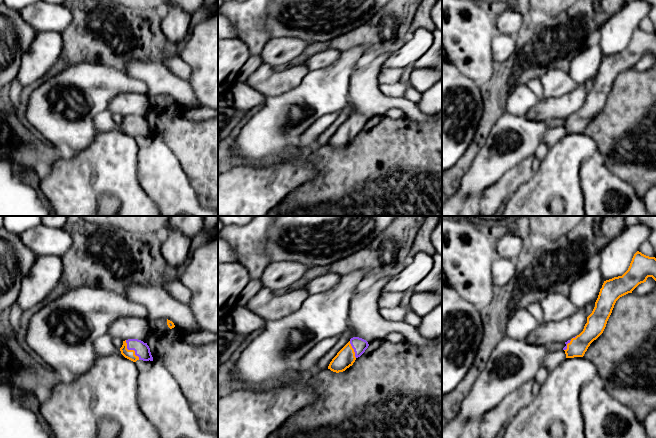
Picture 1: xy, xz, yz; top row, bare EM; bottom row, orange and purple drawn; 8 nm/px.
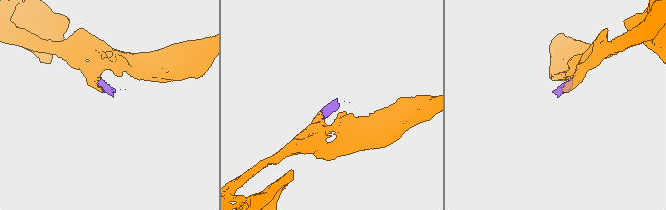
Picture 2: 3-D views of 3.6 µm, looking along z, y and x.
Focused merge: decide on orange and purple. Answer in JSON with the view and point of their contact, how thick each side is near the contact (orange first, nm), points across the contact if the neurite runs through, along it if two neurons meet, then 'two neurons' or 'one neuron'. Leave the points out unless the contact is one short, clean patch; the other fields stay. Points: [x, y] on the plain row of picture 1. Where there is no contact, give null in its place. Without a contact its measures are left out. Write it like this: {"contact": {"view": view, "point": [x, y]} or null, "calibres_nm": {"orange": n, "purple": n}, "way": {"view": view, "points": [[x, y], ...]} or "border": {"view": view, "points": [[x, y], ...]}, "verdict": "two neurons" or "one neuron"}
{"contact": {"view": "xy", "point": [131, 126]}, "calibres_nm": {"orange": 80, "purple": 120}, "way": {"view": "xy", "points": [[129, 130], [131, 126], [142, 126]]}, "verdict": "one neuron"}

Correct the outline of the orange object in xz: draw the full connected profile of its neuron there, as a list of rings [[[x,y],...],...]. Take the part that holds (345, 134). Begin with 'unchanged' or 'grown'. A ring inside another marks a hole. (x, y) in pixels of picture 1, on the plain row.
grown; [[[351,114],[350,117],[332,135],[328,145],[336,149],[345,147],[365,128],[368,122],[368,118],[362,114]]]

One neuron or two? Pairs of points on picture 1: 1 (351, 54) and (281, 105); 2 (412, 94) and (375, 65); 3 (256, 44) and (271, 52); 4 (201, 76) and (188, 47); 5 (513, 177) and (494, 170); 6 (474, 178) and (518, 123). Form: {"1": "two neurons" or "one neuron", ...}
{"1": "one neuron", "2": "two neurons", "3": "two neurons", "4": "one neuron", "5": "two neurons", "6": "one neuron"}

